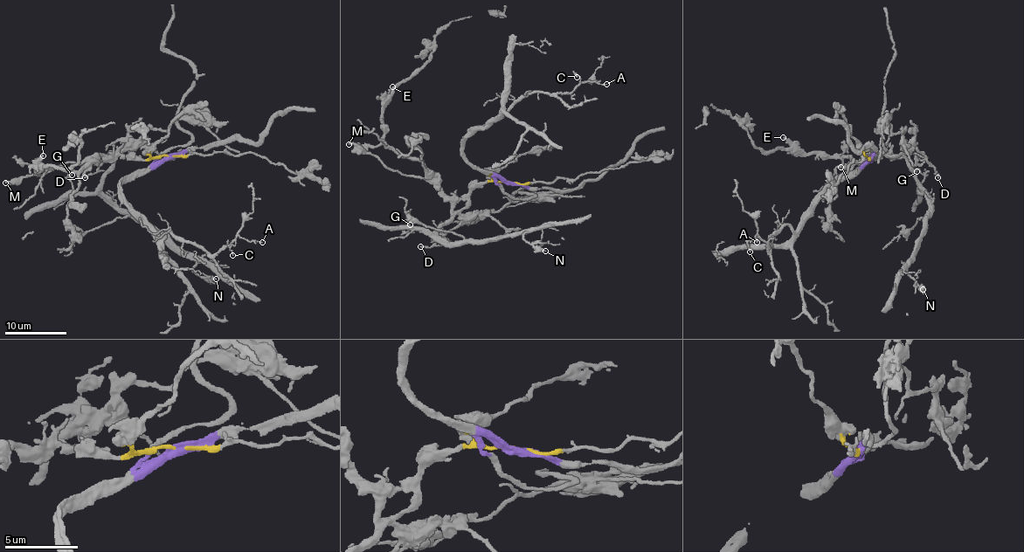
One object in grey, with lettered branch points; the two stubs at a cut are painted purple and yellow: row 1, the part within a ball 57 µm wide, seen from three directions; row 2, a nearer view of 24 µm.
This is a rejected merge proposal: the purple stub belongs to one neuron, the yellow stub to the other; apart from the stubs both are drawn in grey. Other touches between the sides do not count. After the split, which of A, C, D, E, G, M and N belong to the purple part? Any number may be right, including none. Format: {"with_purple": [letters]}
{"with_purple": ["A", "C"]}

